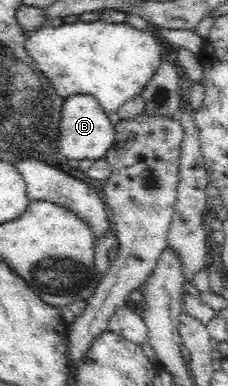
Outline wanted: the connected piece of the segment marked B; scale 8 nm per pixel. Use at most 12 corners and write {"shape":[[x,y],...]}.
{"shape":[[90,95],[61,103],[53,149],[66,160],[106,157],[115,130]]}

